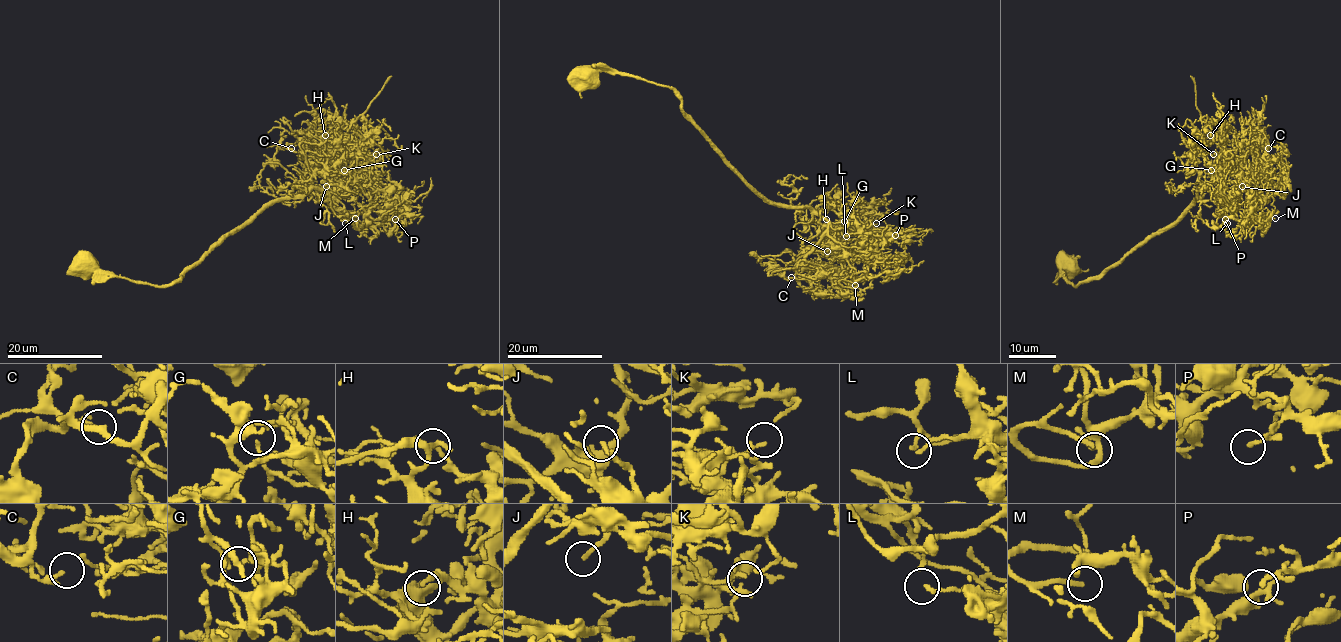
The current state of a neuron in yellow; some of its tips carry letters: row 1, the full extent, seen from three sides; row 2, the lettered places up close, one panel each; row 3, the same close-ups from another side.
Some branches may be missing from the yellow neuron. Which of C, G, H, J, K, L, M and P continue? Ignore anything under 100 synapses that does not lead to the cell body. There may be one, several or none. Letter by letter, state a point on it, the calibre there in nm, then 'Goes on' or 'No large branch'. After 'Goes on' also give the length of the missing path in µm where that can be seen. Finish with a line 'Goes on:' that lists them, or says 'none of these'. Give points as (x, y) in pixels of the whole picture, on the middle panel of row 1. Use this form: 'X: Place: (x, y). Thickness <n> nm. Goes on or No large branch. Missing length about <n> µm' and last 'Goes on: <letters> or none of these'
C: Place: (791, 277). Thickness 140 nm. No large branch
G: Place: (844, 221). Thickness 100 nm. No large branch
H: Place: (826, 219). Thickness 130 nm. No large branch
J: Place: (827, 251). Thickness 160 nm. No large branch
K: Place: (876, 223). Thickness 110 nm. No large branch
L: Place: (846, 236). Thickness 130 nm. No large branch
M: Place: (855, 285). Thickness 140 nm. Goes on. Missing length about 15 µm
P: Place: (895, 235). Thickness 170 nm. No large branch
Goes on: M

